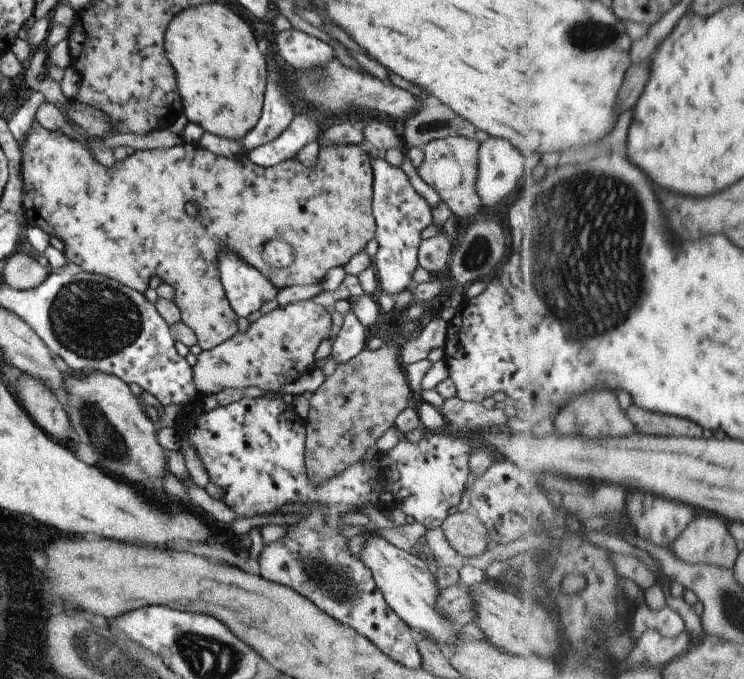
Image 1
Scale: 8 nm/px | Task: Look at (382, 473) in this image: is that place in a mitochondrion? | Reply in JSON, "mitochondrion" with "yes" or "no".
{"mitochondrion":"no"}

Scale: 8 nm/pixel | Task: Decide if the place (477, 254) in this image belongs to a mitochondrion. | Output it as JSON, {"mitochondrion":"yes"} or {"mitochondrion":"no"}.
{"mitochondrion":"yes"}

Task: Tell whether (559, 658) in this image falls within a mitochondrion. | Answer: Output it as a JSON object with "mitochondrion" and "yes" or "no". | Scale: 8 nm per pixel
{"mitochondrion":"no"}

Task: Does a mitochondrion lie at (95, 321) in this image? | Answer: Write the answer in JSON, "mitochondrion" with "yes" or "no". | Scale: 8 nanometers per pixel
{"mitochondrion":"yes"}

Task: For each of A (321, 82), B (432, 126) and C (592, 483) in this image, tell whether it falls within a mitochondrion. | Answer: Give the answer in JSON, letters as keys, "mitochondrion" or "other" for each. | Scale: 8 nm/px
{"A":"mitochondrion","B":"other","C":"other"}

